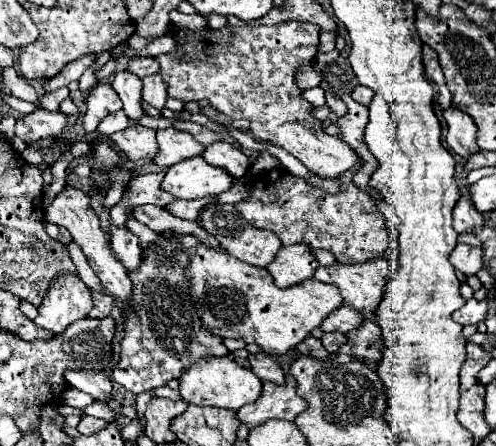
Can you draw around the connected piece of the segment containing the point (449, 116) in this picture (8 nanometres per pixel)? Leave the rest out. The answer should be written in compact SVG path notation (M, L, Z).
M449 108L443 112L443 118L447 122L447 146L451 148L451 152L459 154L461 158L469 158L473 154L479 152L479 146L475 142L475 134L477 134L477 126L475 122L461 110L457 108Z

